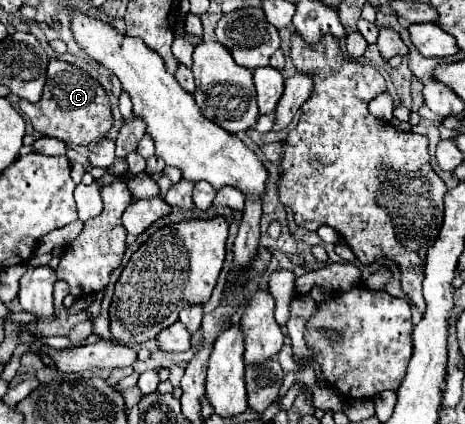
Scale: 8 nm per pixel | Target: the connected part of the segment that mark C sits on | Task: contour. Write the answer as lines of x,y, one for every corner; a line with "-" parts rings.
51,59
47,67
47,83
39,103
19,101
21,113
31,121
33,129
41,135
55,137
67,145
89,145
107,137
113,127
113,115
109,109
109,99
103,87
83,69

